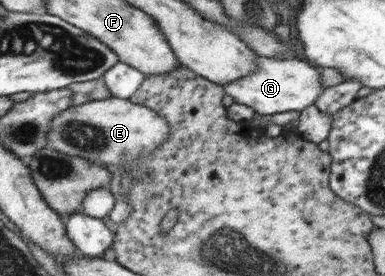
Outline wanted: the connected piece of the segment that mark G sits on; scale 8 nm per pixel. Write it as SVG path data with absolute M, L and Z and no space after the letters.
M255 54L256 69L238 81L224 85L226 94L234 103L250 107L254 114L276 114L288 111L302 111L315 105L324 87L320 80L320 71L308 64L301 57L282 60L260 57Z

